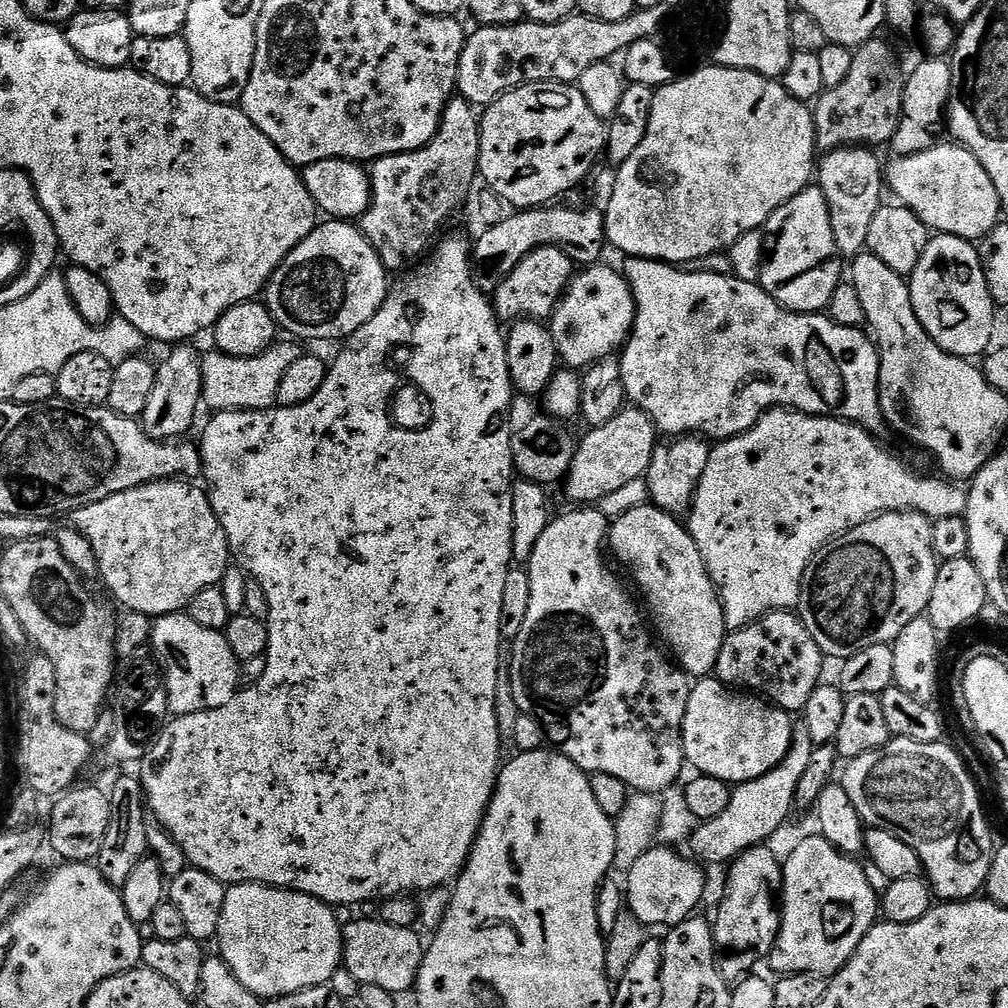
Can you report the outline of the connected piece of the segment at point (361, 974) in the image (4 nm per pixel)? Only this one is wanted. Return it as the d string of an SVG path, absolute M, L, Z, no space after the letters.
M356 920L353 924L345 923L343 967L347 968L358 984L382 986L382 990L393 994L401 994L413 987L416 975L424 961L425 945L420 945L422 939L419 931L402 926L390 926L386 921Z

